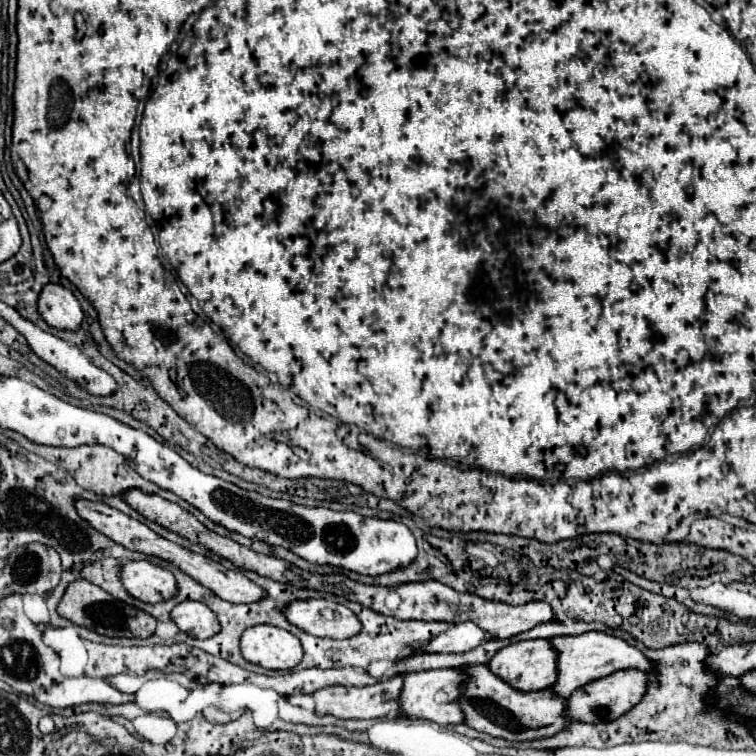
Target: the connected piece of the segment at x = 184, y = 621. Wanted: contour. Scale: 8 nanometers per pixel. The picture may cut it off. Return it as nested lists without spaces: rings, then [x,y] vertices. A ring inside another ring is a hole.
[[[183,601],[171,609],[171,621],[179,627],[179,631],[187,633],[195,639],[207,639],[219,633],[219,621],[215,621],[215,613],[207,609],[201,601]]]

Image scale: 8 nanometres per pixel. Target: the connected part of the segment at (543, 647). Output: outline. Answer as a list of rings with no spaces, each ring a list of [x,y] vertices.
[[[533,639],[533,641],[517,641],[503,647],[495,657],[487,663],[491,673],[499,679],[509,683],[517,691],[541,691],[555,683],[557,669],[555,669],[555,651],[551,649],[547,639]]]

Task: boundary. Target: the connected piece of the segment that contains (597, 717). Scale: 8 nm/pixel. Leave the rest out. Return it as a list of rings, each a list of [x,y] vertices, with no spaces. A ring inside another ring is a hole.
[[[623,669],[615,671],[607,677],[595,679],[577,691],[573,691],[565,699],[565,715],[573,721],[583,721],[583,723],[605,723],[621,717],[631,709],[633,705],[639,703],[639,697],[643,697],[643,689],[647,689],[647,675],[637,669]]]

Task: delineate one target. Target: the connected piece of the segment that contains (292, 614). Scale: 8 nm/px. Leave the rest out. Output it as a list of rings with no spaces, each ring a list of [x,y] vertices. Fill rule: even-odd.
[[[295,599],[283,607],[283,617],[315,637],[347,639],[359,633],[359,619],[341,603],[327,599]]]

